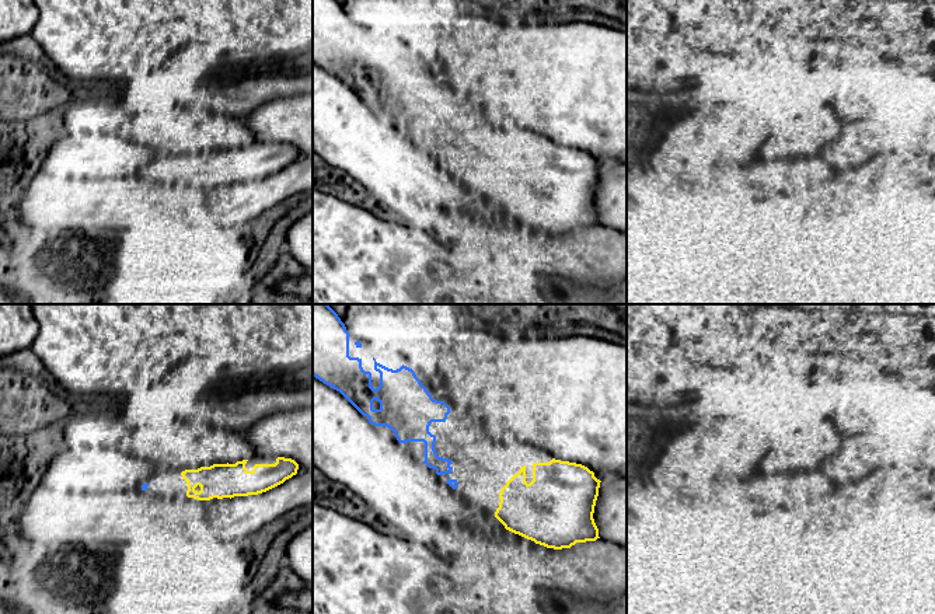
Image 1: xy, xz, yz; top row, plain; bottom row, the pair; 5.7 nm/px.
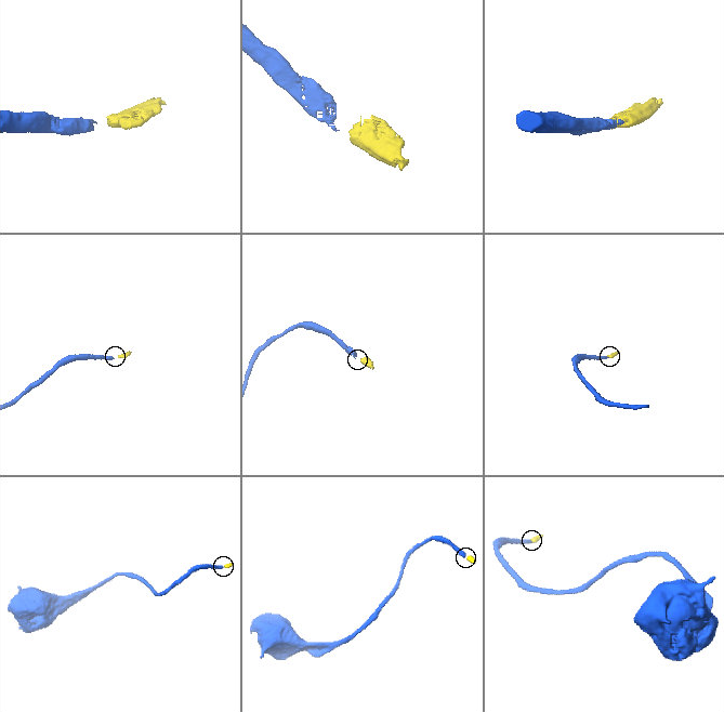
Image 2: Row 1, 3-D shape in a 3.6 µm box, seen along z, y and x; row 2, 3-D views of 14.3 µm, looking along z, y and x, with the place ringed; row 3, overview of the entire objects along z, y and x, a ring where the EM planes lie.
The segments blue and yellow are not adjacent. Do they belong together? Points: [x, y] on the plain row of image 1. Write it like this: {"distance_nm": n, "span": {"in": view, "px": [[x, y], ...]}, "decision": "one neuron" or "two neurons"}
{"distance_nm": 200, "span": {"in": "xy", "px": [[147, 170], [181, 160]]}, "decision": "one neuron"}

